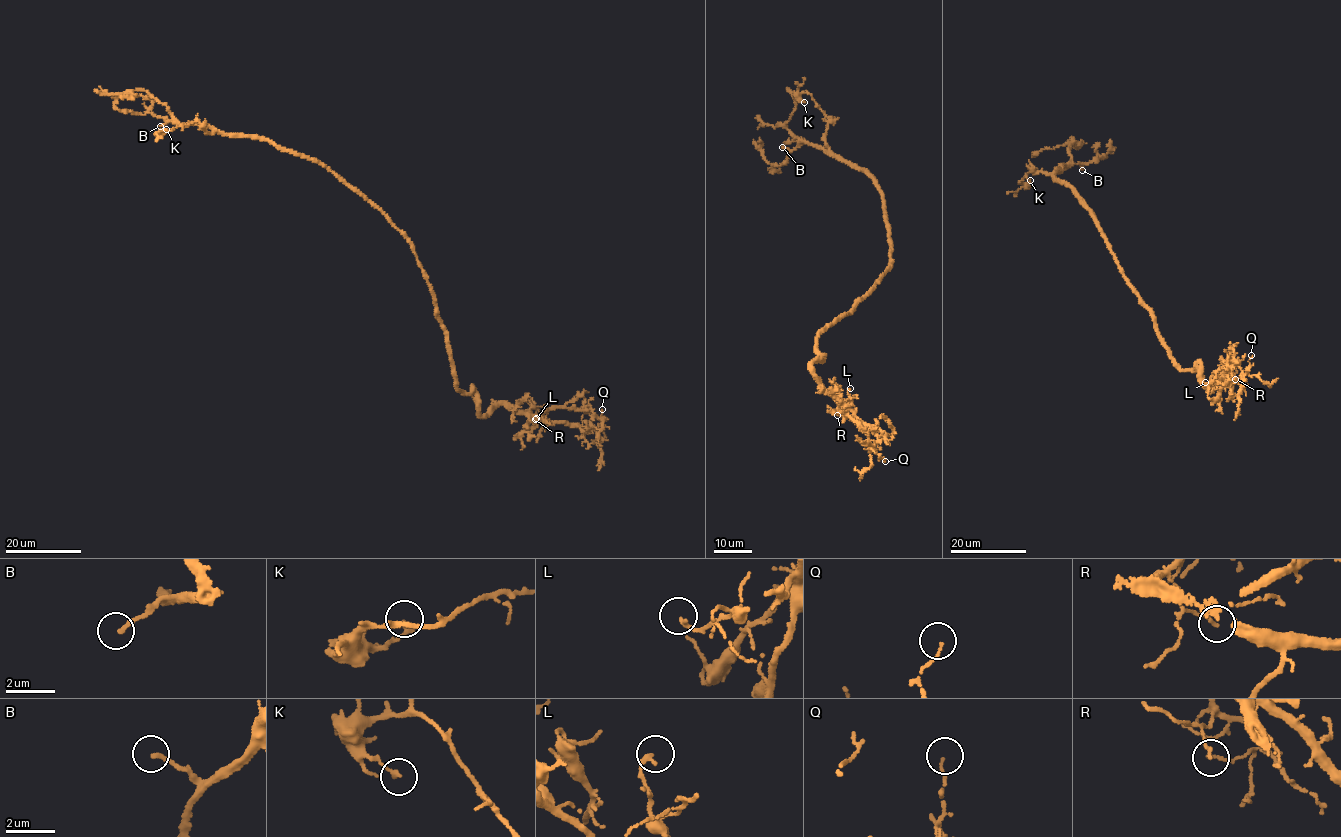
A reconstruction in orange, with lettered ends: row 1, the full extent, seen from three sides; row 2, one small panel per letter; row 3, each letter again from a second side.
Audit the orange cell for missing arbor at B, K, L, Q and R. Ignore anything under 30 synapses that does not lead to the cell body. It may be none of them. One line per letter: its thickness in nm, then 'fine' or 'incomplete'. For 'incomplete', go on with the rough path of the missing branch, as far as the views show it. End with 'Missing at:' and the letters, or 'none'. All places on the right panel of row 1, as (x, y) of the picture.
B: 180 nm | incomplete | (1082, 170), (1075, 157)
K: 170 nm | fine
L: 200 nm | fine
Q: 90 nm | fine
R: 130 nm | fine
Missing at: B

